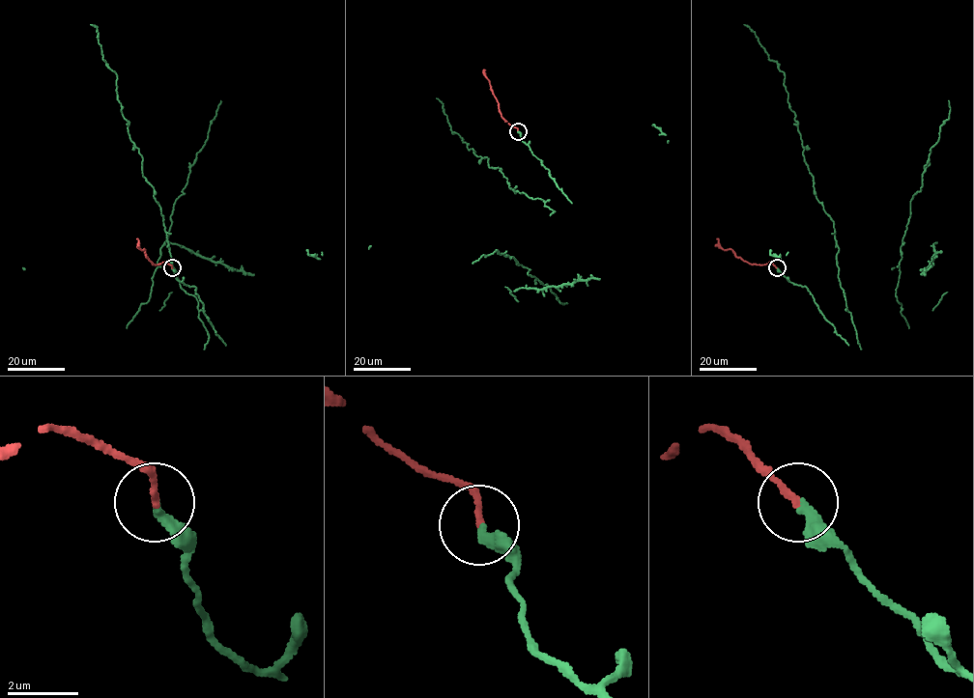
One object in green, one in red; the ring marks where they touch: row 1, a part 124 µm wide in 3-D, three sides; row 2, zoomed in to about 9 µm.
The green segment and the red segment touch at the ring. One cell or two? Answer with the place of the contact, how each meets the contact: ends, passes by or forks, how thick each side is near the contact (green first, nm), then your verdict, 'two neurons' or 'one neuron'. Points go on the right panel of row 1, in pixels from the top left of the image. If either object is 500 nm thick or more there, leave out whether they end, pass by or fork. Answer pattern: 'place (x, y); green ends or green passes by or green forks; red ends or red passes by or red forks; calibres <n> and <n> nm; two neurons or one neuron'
place (777, 267); green ends; red ends; calibres 320 and 190 nm; one neuron

